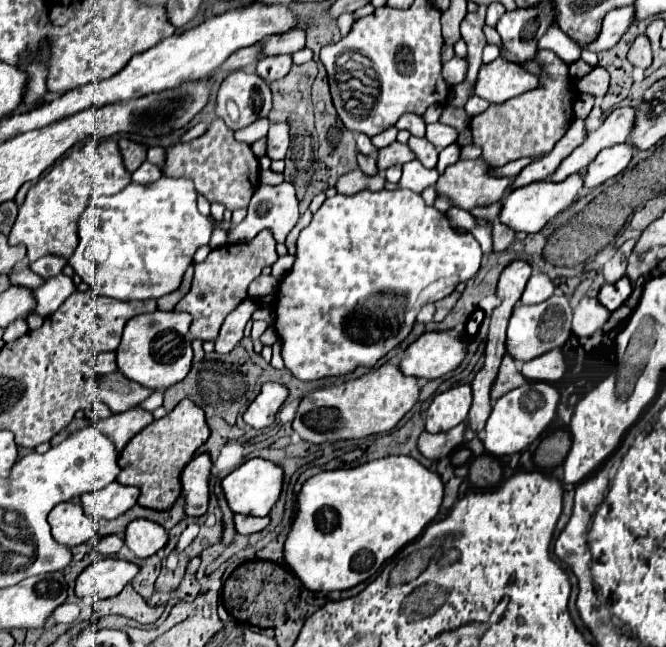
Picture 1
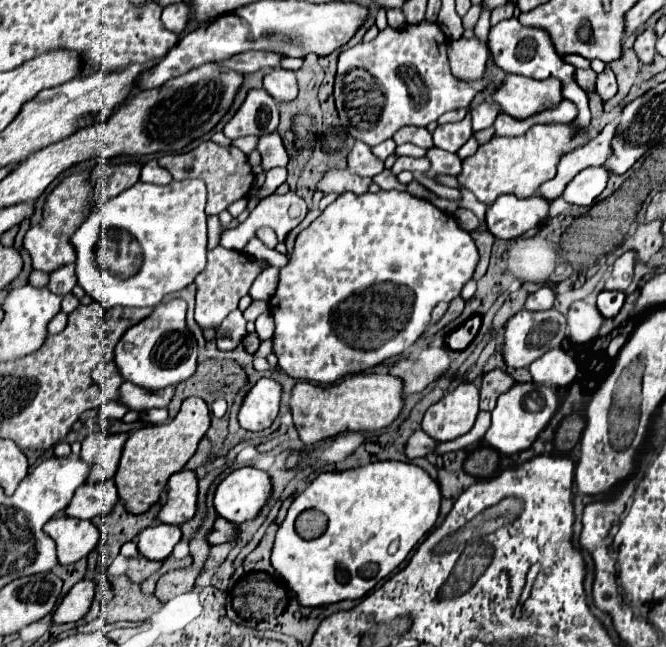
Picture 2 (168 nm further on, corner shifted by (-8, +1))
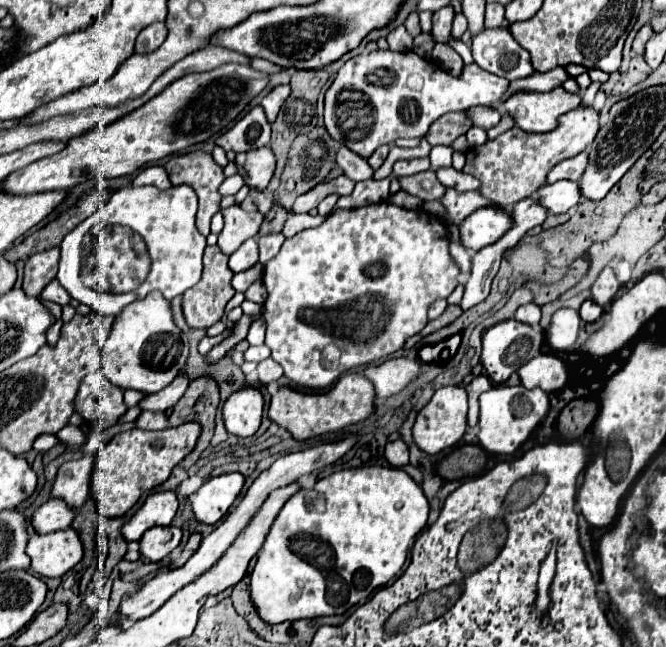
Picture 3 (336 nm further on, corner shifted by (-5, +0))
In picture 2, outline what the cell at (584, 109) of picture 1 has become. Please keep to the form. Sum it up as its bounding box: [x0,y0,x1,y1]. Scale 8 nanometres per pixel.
[596,66,616,100]

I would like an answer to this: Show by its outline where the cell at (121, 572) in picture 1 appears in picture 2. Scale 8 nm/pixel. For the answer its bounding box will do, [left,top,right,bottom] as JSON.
[54,578,98,624]

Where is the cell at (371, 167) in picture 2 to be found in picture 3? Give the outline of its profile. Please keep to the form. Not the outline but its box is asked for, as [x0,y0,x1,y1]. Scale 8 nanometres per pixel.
[335,147,373,181]

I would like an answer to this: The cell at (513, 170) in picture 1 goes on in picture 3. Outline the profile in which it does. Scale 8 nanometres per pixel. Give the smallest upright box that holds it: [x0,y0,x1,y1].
[471,27,533,81]

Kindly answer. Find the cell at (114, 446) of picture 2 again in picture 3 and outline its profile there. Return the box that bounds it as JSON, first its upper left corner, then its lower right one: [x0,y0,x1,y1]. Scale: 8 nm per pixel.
[51,457,95,509]

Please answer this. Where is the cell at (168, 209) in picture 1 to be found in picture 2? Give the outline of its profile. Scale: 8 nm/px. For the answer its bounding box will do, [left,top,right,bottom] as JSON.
[72,180,208,308]

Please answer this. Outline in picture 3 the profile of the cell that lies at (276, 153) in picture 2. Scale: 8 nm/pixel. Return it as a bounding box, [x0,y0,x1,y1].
[235,147,275,191]

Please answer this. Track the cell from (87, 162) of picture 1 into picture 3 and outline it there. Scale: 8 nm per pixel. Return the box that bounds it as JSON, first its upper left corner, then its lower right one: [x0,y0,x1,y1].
[23,249,59,297]

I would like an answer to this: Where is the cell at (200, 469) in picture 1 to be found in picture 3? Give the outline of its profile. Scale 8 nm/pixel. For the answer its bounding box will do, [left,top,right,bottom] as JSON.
[121,491,177,543]

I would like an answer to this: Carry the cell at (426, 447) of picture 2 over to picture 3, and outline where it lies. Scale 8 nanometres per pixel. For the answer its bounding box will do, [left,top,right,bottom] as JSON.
[385,439,409,467]

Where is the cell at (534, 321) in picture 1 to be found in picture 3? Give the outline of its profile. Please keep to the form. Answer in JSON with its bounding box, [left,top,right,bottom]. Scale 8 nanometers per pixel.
[481,319,543,385]

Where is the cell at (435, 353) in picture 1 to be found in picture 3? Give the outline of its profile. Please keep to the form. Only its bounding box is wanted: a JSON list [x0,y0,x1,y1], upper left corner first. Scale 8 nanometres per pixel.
[363,357,421,399]

